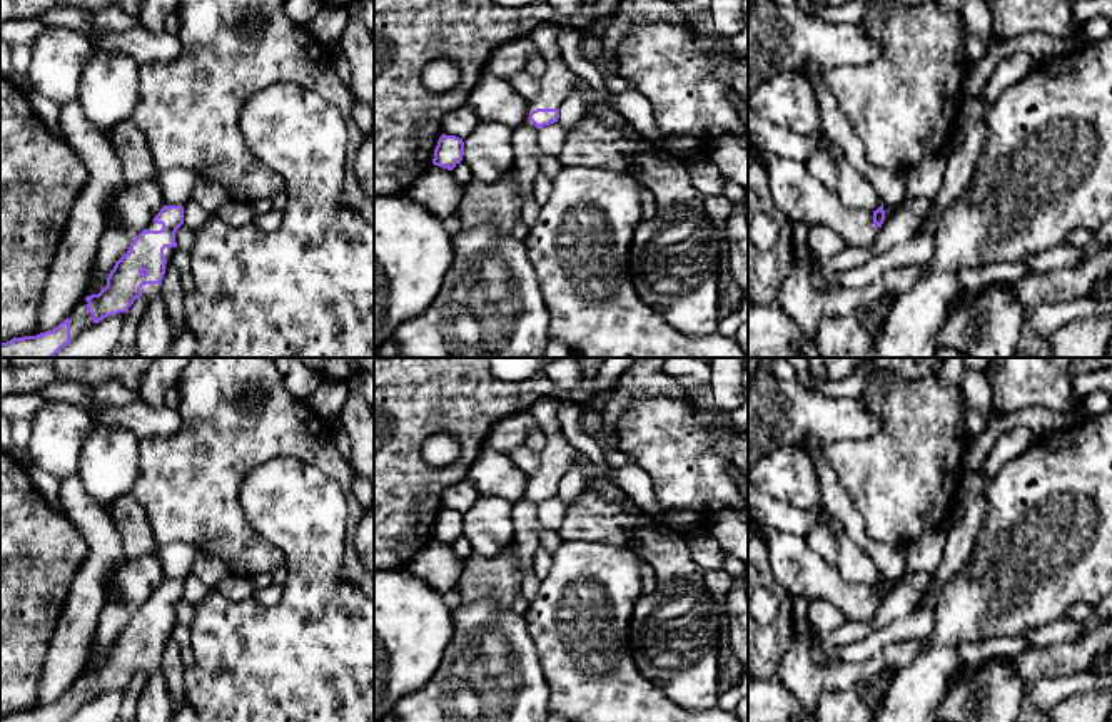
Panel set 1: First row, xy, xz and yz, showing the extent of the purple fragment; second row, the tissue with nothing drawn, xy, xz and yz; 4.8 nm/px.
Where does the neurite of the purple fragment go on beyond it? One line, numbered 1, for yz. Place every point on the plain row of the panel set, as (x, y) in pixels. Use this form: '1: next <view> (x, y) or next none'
1: next none

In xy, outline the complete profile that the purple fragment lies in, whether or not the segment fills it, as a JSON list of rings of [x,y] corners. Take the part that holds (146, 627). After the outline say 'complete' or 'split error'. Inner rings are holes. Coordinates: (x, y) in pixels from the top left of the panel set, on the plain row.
[[[164,580],[115,637],[99,669],[83,672],[52,705],[13,712],[0,722],[65,722],[104,692],[127,687],[135,674],[160,674],[165,638],[177,625],[175,607],[182,598],[184,582]]]; split error

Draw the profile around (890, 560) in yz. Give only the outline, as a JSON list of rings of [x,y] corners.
[[[810,433],[798,443],[816,465],[820,506],[838,518],[850,538],[872,557],[883,580],[900,580],[905,570],[905,548],[875,542],[867,535],[862,515],[853,508],[837,473],[823,458],[825,445],[826,443]]]

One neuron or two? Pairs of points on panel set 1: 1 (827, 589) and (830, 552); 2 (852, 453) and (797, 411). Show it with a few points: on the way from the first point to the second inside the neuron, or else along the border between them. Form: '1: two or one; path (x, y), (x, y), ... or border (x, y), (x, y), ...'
1: two; border (802, 537), (813, 552), (835, 565)
2: two; border (872, 435), (827, 443)

